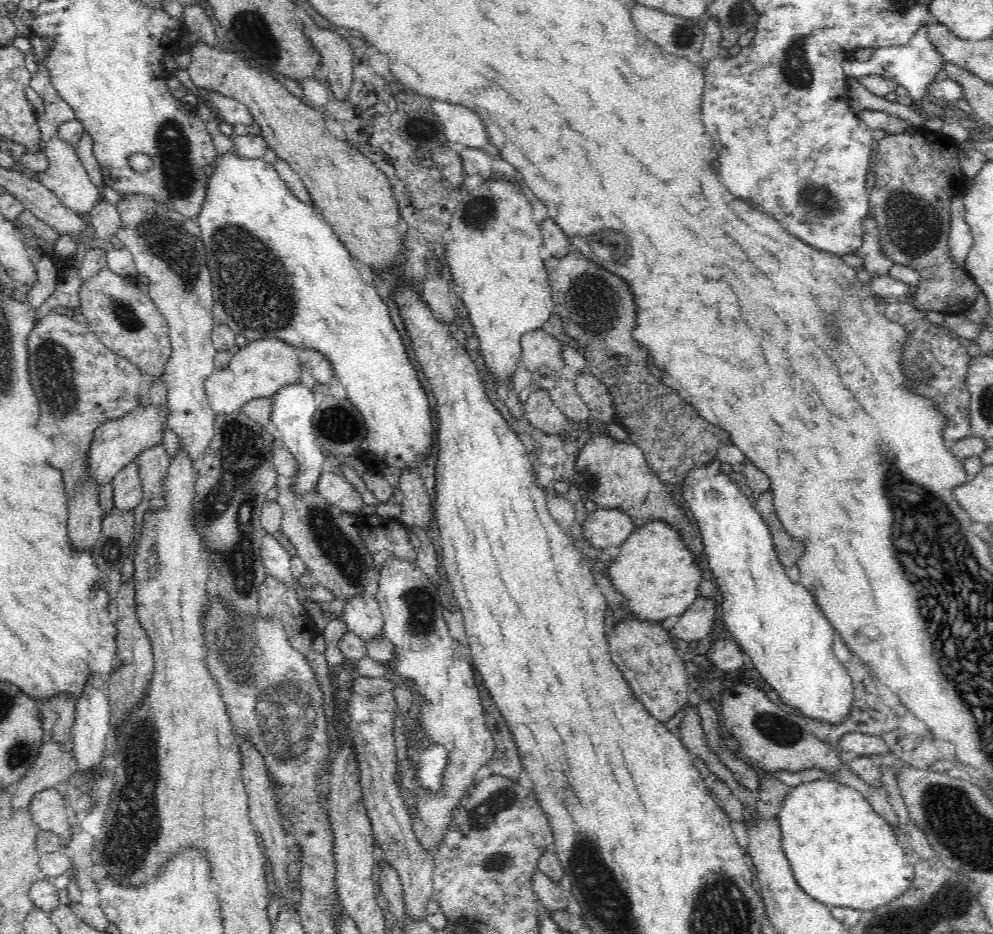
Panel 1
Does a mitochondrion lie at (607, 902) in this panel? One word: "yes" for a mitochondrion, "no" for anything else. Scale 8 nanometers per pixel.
yes

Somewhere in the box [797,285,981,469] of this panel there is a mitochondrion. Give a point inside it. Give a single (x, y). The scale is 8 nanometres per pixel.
(920, 376)

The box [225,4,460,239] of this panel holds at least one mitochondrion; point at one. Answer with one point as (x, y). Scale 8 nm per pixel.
(252, 33)

